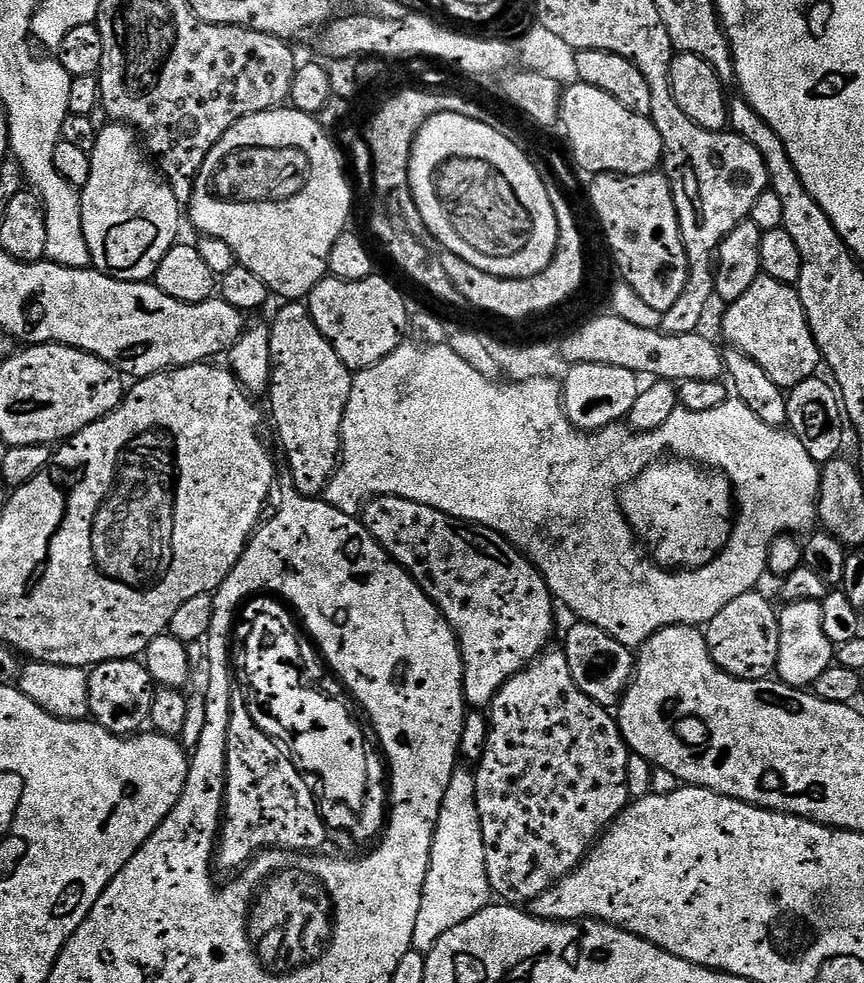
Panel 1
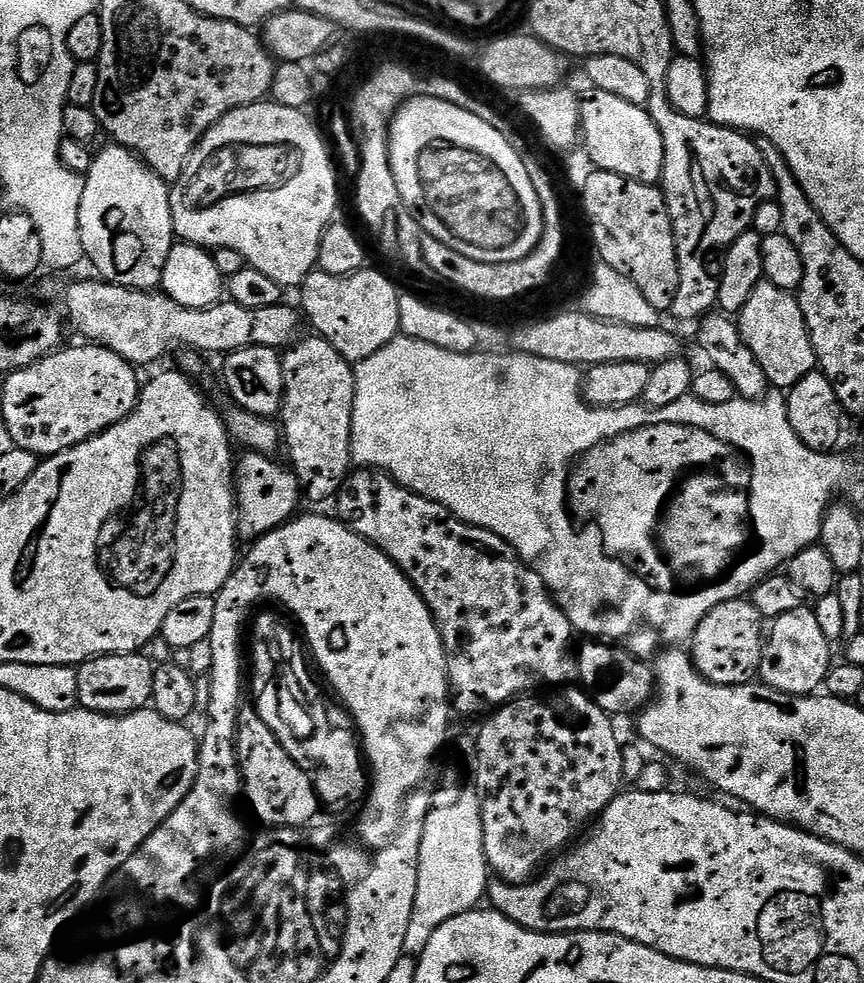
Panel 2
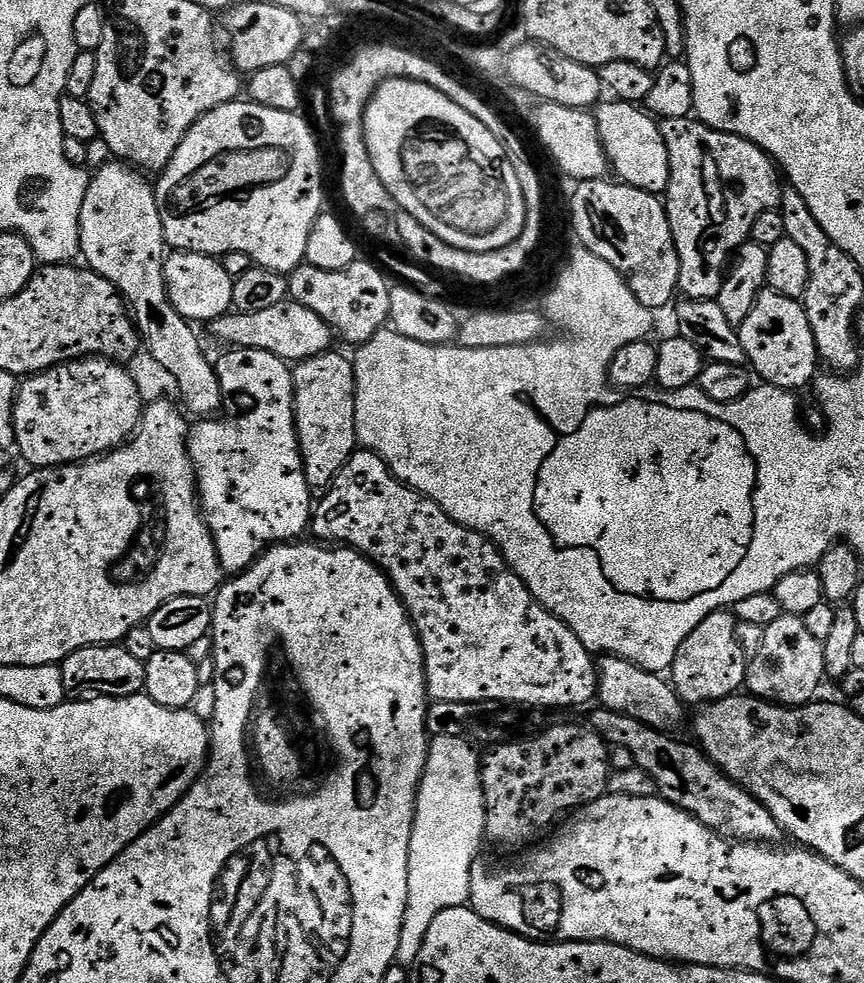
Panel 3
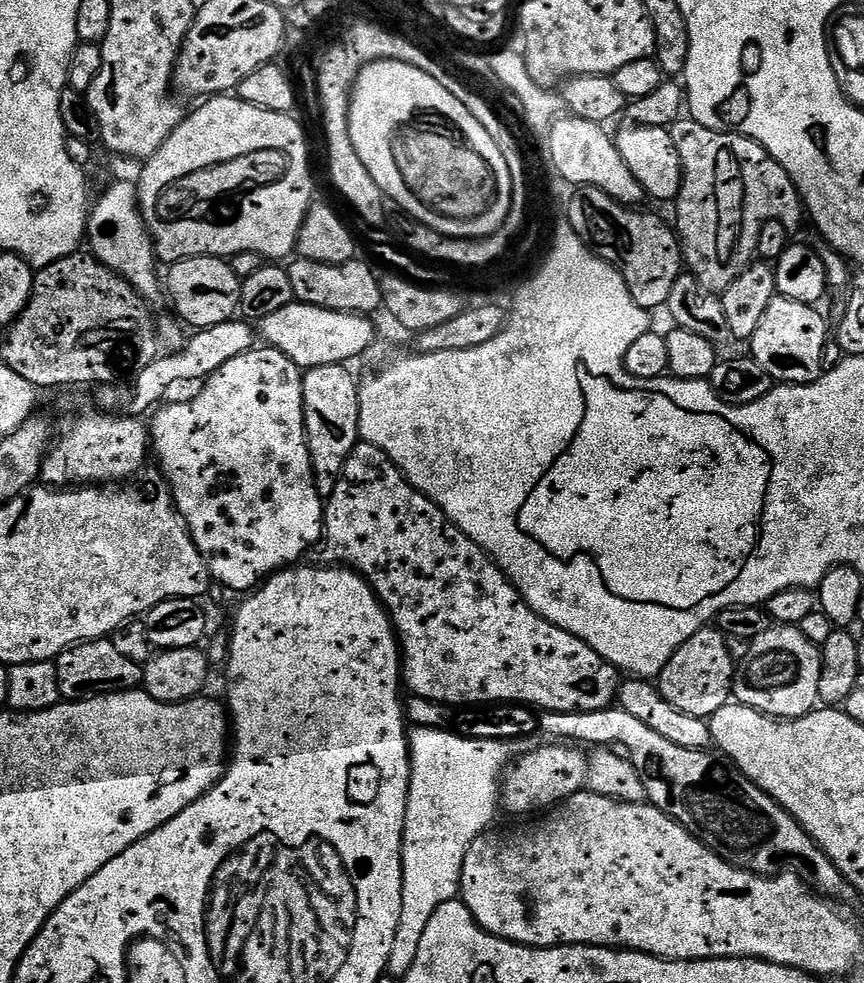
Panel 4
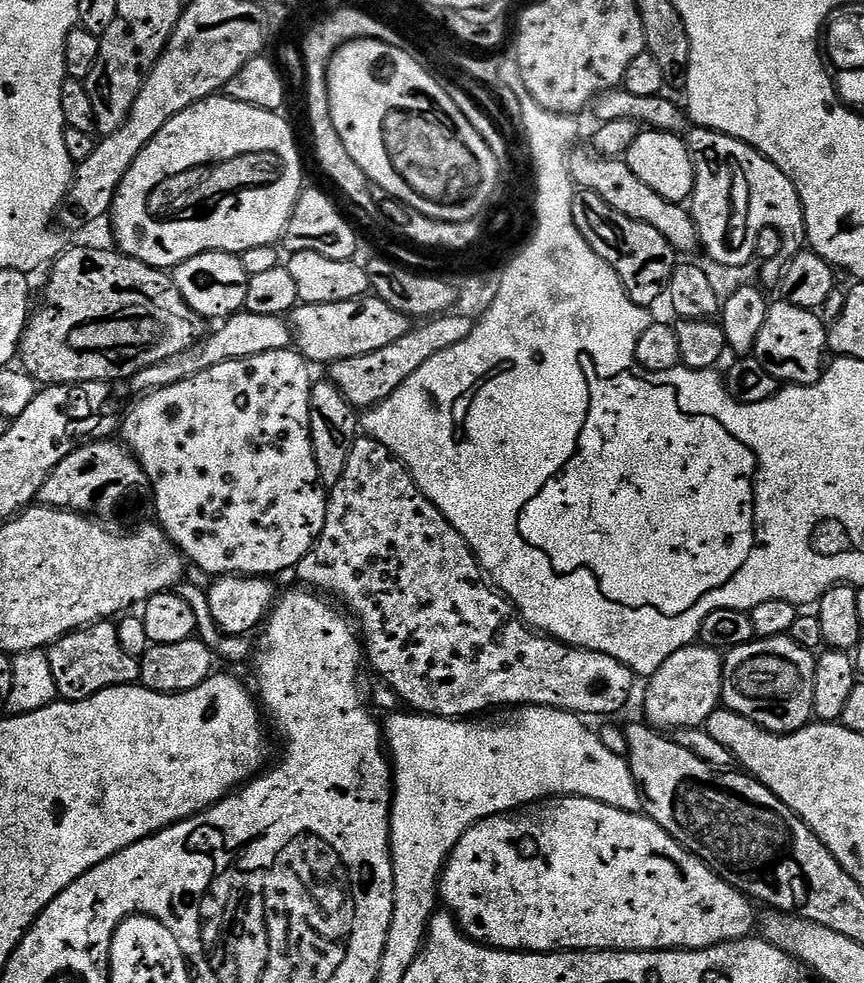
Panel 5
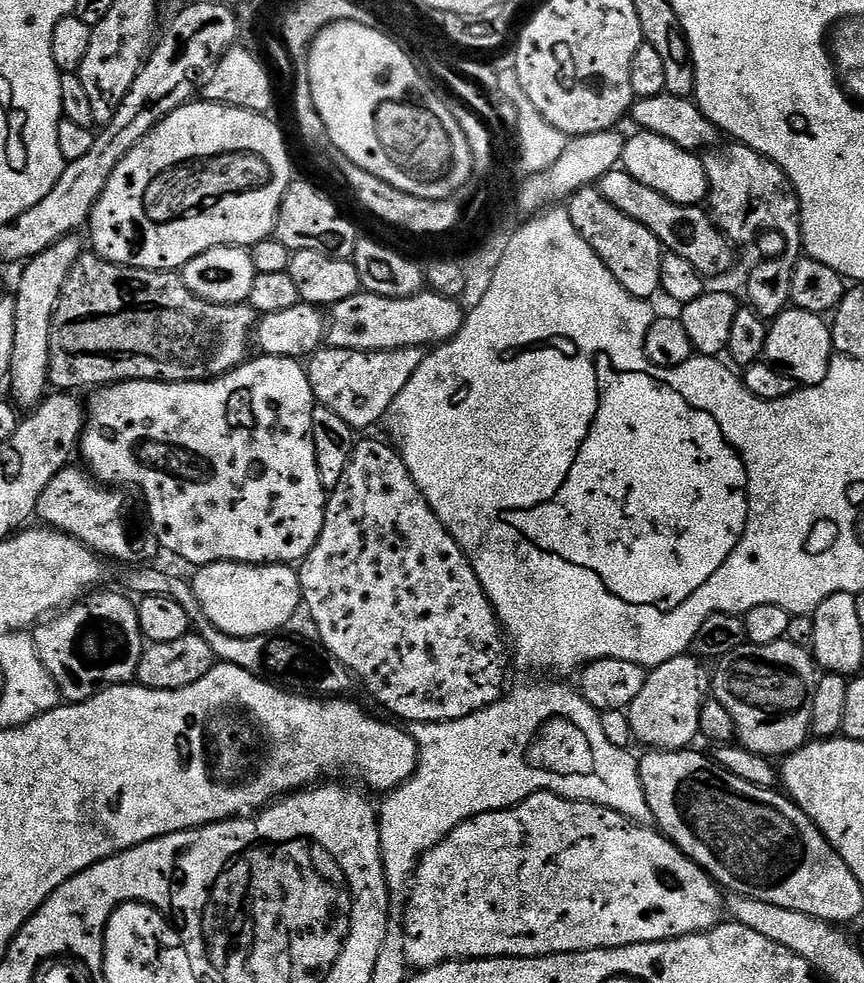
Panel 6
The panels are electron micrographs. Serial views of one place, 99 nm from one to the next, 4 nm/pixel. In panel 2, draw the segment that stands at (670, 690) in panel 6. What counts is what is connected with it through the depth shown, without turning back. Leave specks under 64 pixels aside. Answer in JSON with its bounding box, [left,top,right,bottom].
[690,598,766,686]

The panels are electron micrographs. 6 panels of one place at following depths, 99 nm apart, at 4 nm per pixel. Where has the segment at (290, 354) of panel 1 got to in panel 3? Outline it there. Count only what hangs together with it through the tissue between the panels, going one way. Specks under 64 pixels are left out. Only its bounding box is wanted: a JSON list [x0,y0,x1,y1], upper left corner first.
[292,350,358,490]

